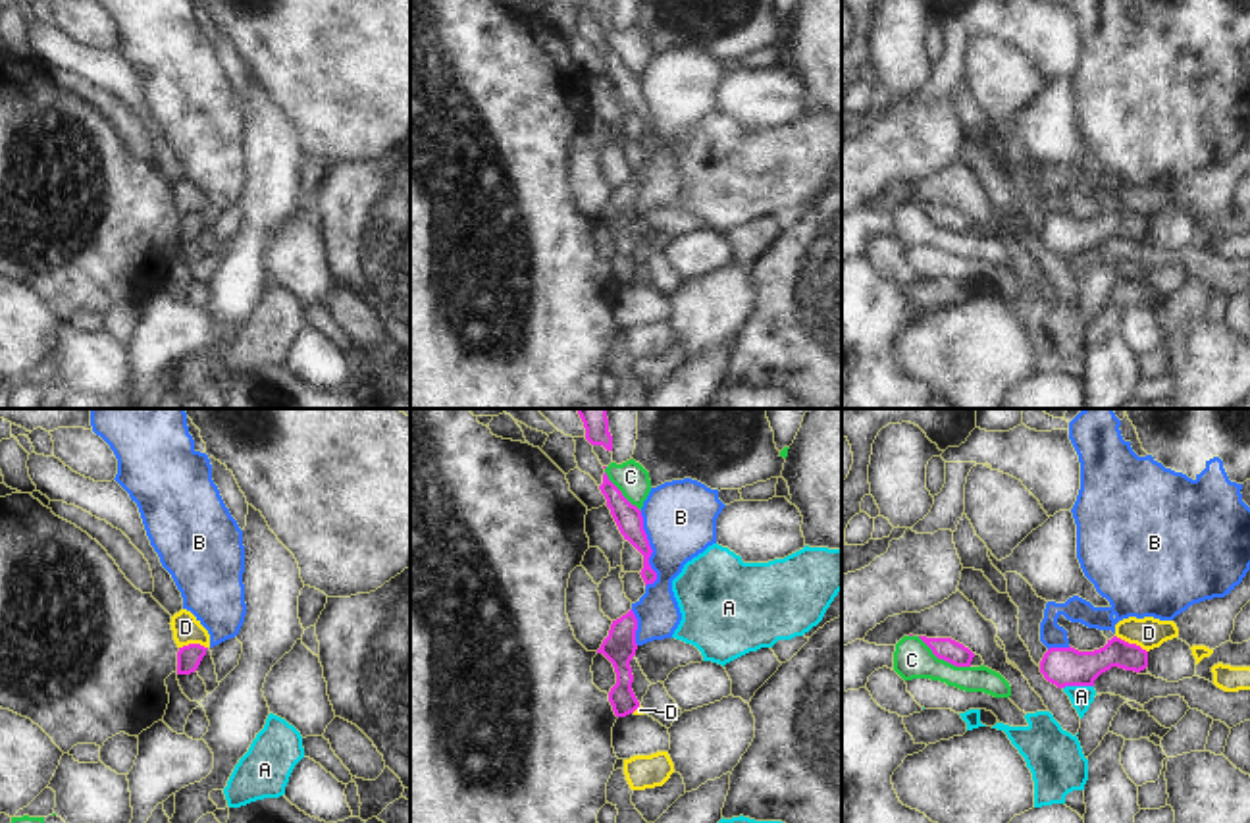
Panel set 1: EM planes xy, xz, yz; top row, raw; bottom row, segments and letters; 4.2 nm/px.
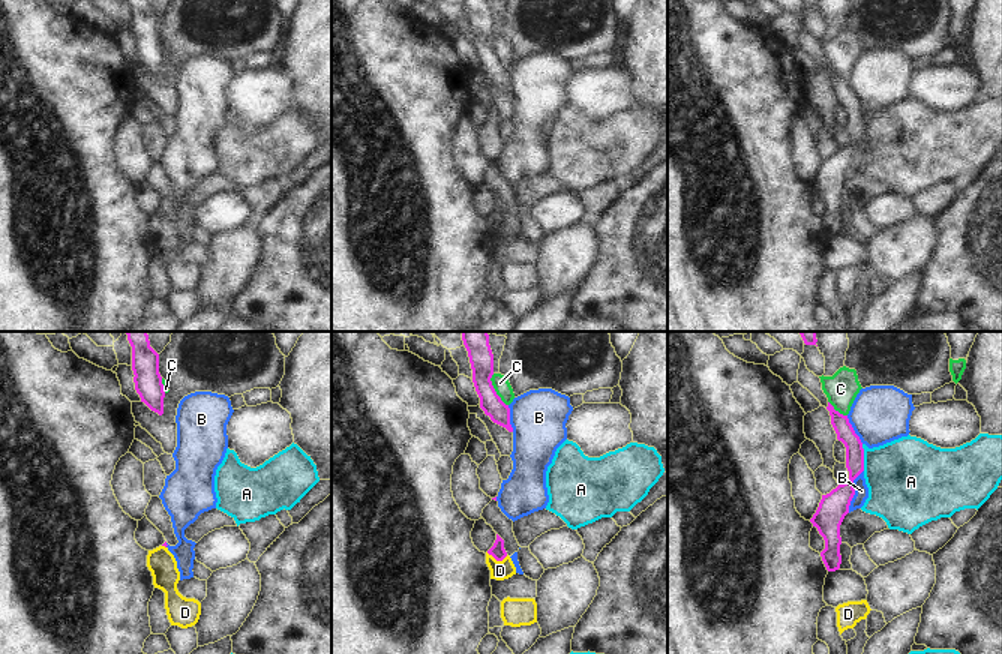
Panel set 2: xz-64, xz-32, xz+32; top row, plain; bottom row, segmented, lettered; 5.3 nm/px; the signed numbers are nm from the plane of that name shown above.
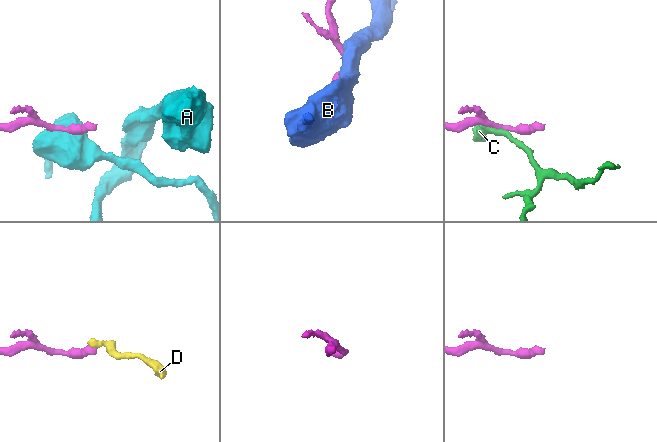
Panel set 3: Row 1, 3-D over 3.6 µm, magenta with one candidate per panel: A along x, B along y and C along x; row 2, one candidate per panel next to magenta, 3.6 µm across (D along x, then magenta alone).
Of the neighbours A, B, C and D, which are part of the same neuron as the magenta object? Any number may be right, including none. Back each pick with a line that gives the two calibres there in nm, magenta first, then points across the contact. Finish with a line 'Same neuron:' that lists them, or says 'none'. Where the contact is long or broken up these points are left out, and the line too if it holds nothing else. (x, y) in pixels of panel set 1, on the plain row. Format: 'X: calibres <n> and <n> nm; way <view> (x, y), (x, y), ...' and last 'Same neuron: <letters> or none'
Same neuron: none

